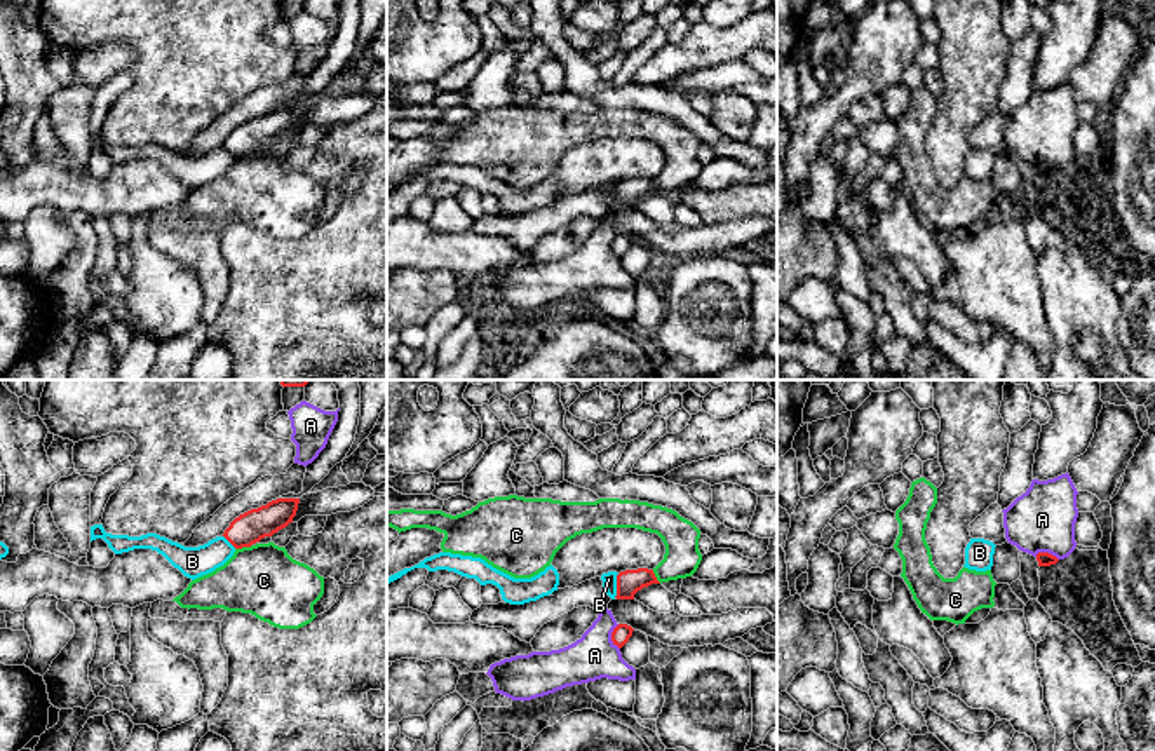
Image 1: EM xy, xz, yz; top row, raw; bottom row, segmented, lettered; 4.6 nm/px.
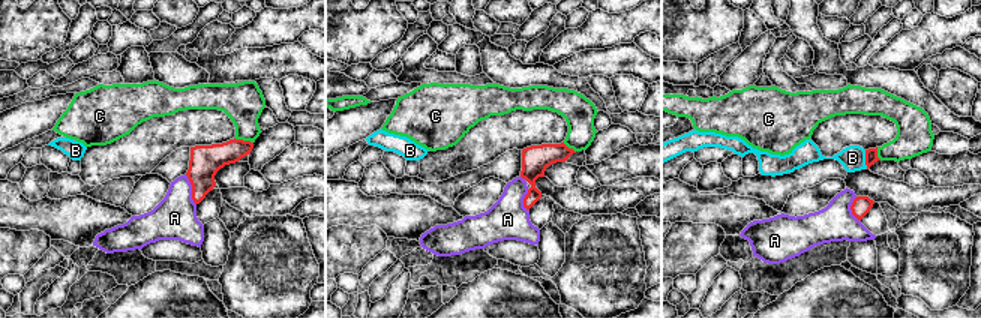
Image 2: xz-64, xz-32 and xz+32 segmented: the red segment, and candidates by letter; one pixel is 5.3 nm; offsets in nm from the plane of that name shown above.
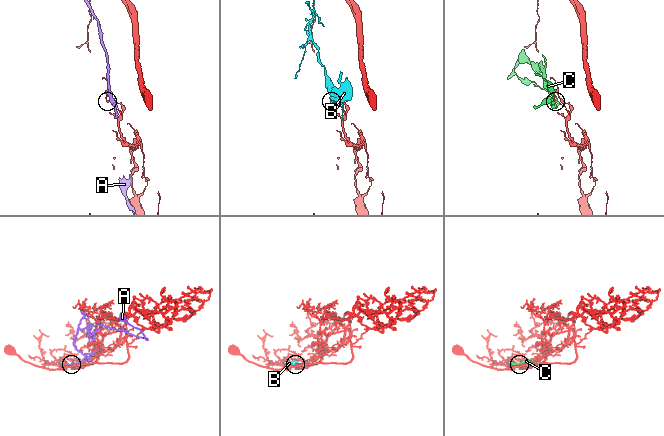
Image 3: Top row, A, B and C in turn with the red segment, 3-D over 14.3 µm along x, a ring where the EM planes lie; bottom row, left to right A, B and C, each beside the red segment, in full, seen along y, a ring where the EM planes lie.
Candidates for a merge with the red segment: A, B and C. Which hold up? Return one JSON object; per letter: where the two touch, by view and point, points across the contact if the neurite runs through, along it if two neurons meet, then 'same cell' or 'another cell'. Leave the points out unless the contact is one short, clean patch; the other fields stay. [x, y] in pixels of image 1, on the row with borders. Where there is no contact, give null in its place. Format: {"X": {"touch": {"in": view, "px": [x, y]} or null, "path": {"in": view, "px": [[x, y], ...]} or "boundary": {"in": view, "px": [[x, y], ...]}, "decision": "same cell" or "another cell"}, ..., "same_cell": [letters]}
{"A": {"touch": {"in": "xz", "px": [612, 636]}, "decision": "another cell"}, "B": {"touch": {"in": "xz", "px": [617, 586]}, "boundary": {"in": "xz", "px": [[619, 574], [614, 596]]}, "decision": "another cell"}, "C": {"touch": {"in": "xy", "px": [243, 546]}, "boundary": {"in": "xy", "px": [[251, 544], [236, 549]]}, "decision": "another cell"}, "same_cell": []}

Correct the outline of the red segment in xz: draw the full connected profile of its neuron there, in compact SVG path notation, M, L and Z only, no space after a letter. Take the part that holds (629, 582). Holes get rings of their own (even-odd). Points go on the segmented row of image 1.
M648 568L625 570L617 575L617 599L634 599L634 594L643 587L660 584Z

